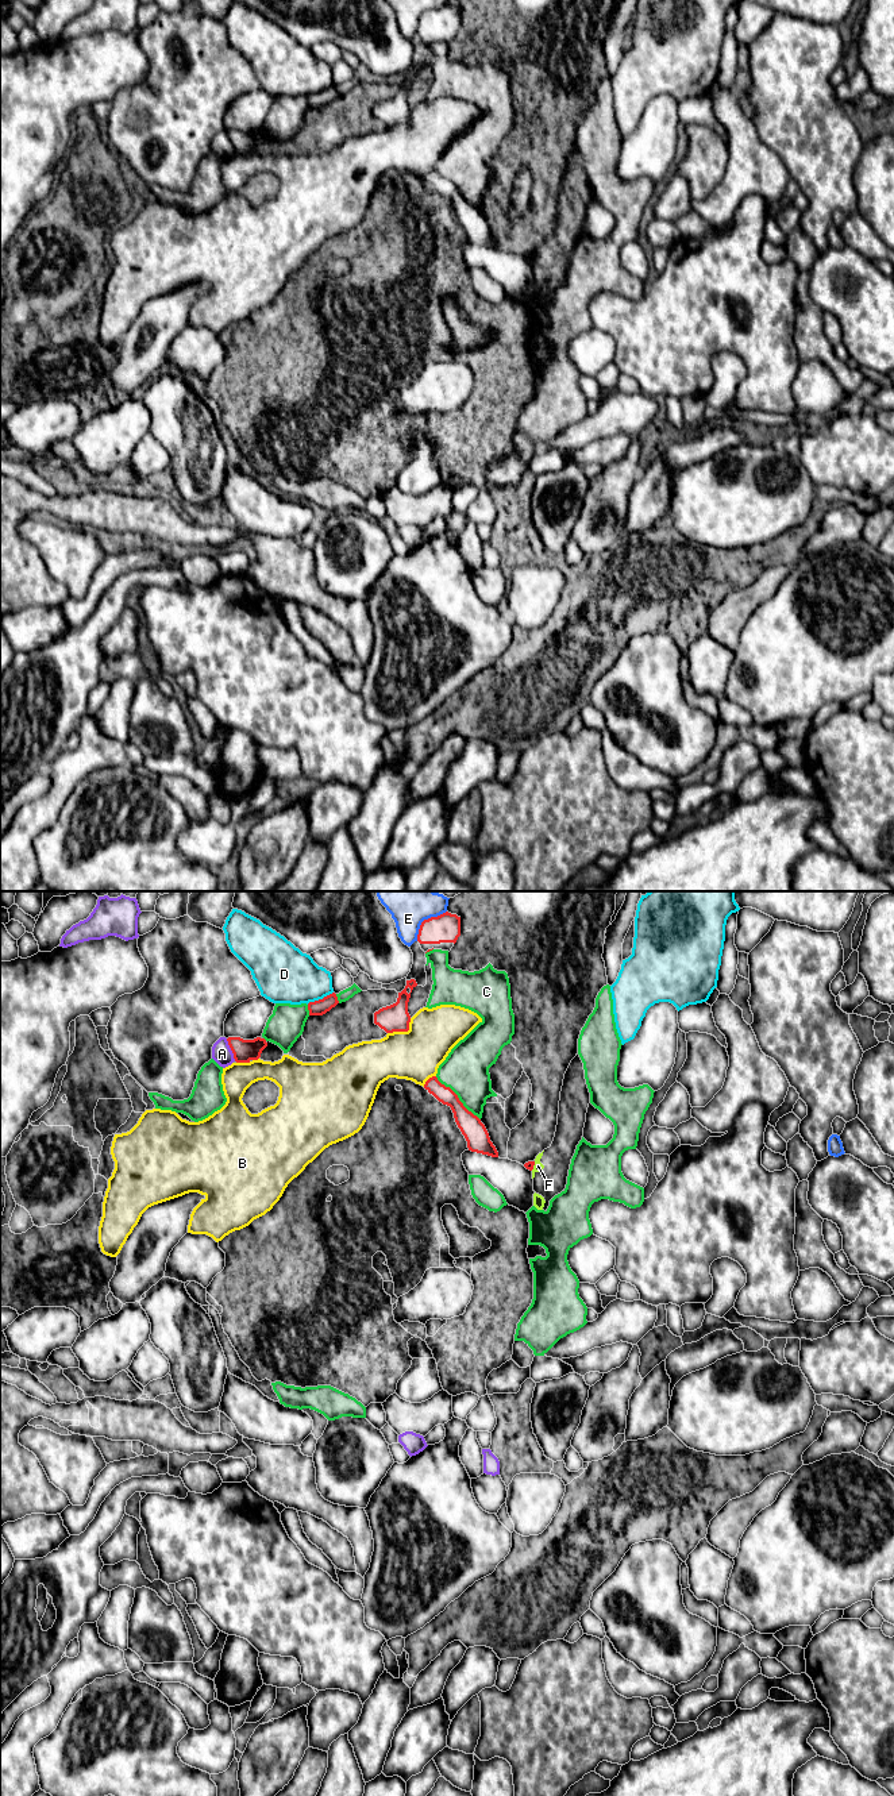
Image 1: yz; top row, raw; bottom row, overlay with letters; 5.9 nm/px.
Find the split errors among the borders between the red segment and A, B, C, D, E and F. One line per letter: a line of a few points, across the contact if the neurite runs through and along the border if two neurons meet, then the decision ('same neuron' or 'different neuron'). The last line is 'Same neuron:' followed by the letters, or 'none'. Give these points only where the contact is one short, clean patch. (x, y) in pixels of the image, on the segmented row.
A: different neuron
B: different neuron
C: different neuron
D: different neuron
E: different neuron
F: line yz (535, 1161), (531, 1170); different neuron
Same neuron: none

